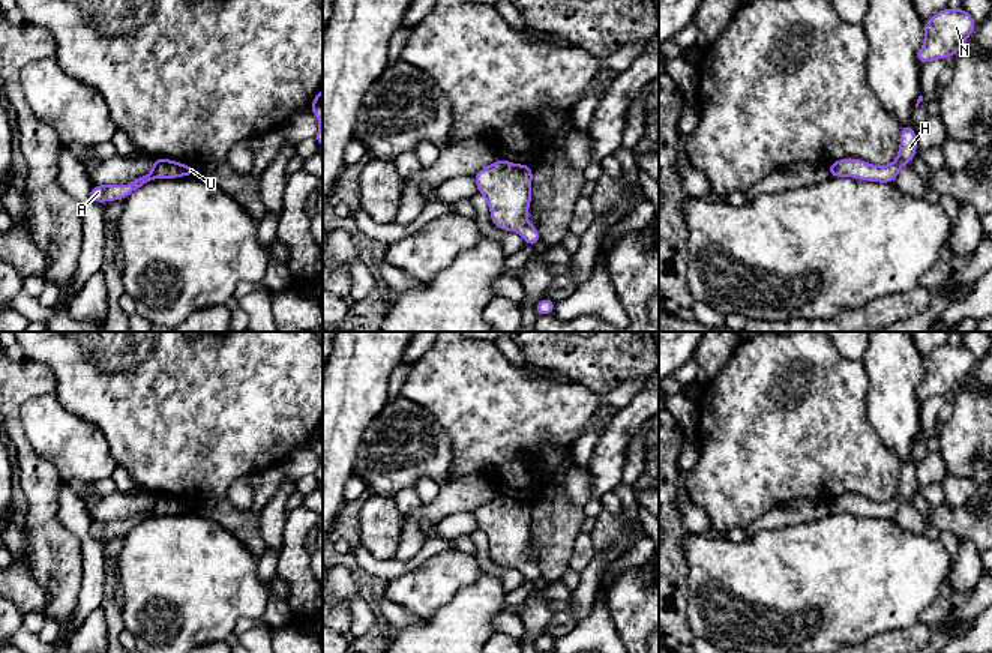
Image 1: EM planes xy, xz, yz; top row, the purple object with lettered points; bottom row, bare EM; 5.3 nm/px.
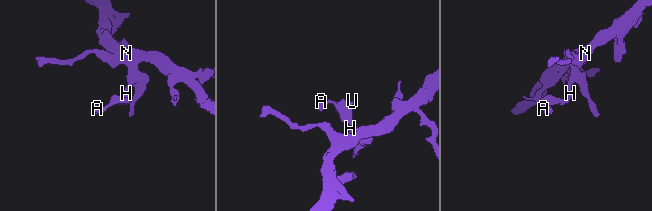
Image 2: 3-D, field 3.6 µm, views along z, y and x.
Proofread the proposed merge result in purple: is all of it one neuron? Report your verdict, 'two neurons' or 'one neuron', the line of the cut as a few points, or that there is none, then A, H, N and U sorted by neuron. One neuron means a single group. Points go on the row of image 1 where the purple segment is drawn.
one neuron; cut none; groups A H N U

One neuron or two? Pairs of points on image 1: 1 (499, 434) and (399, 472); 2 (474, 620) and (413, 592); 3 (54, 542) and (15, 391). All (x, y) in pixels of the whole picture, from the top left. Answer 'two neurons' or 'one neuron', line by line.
1: two neurons
2: two neurons
3: one neuron

